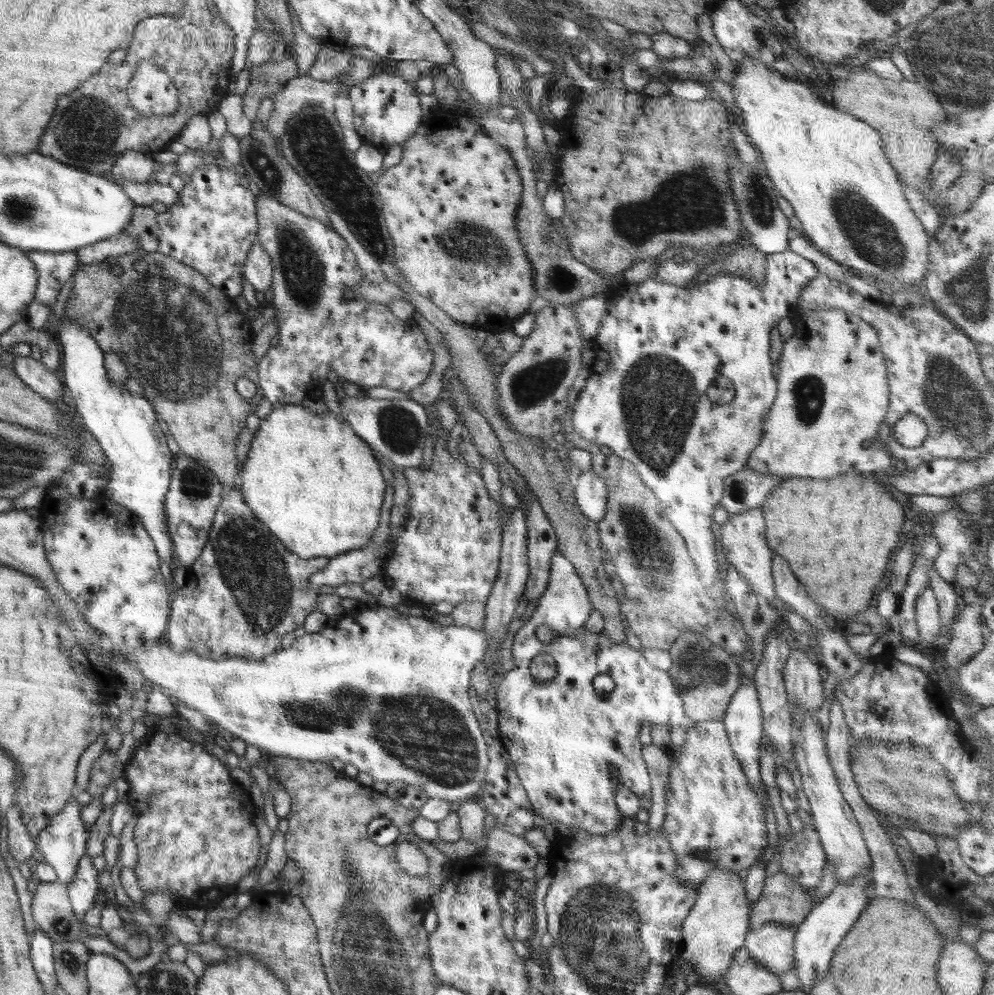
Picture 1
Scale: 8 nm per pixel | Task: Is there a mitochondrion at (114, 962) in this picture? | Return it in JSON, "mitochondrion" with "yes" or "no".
{"mitochondrion":"no"}

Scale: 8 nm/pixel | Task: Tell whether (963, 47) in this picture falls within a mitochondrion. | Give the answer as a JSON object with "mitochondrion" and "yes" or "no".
{"mitochondrion":"yes"}

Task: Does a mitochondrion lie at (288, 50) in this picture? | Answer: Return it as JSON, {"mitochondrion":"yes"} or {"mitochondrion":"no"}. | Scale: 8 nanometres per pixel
{"mitochondrion":"no"}

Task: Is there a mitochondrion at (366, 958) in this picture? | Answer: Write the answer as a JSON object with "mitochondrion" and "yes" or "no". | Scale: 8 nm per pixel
{"mitochondrion":"yes"}

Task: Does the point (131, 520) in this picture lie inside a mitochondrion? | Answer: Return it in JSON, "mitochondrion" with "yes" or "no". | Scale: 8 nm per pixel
{"mitochondrion":"no"}

